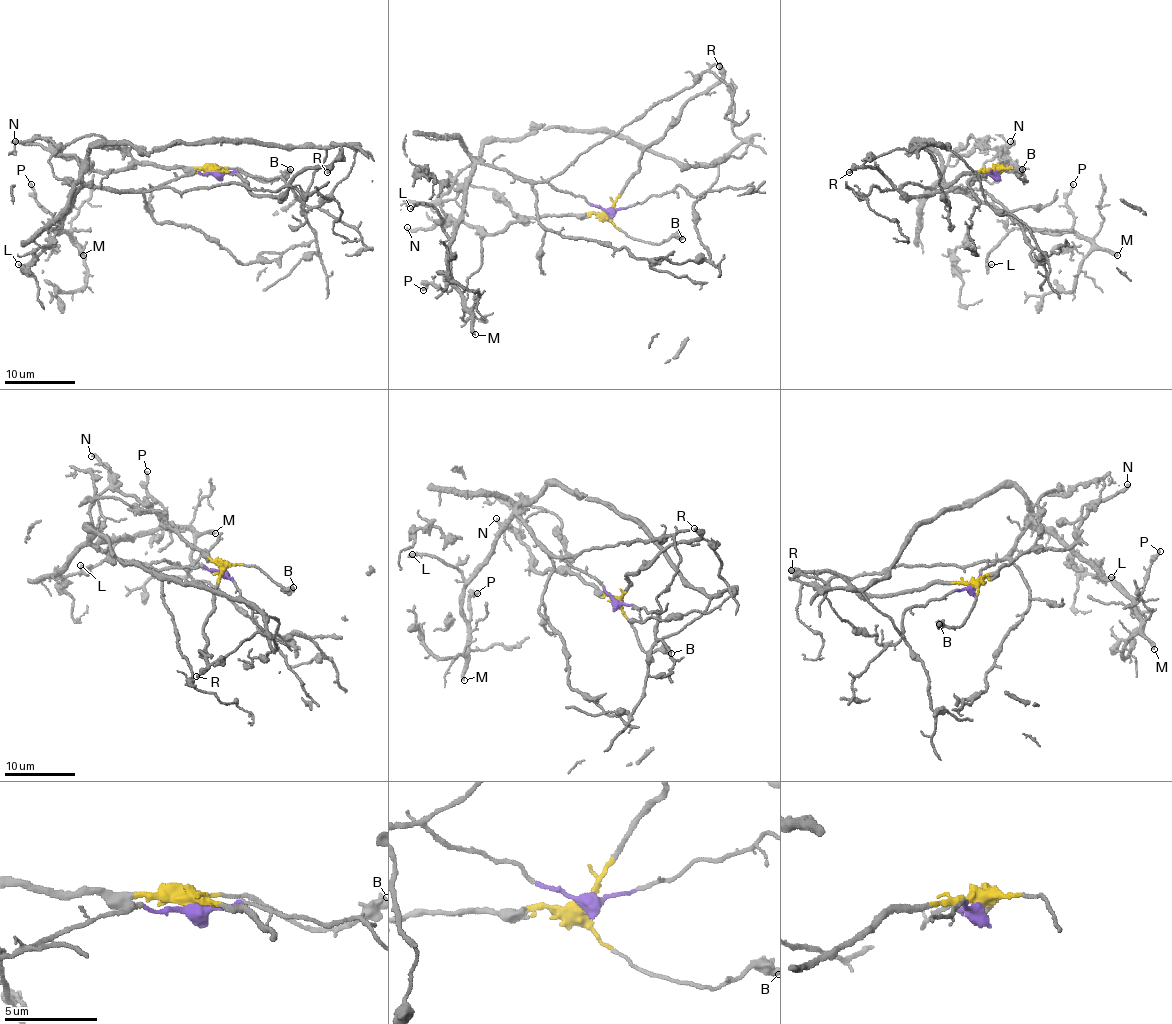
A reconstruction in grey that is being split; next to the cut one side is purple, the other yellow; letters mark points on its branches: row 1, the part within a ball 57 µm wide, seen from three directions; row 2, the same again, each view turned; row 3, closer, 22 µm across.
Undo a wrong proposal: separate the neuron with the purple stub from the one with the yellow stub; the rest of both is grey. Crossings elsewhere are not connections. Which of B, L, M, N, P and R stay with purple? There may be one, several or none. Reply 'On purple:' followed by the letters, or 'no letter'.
On purple: L, M, P

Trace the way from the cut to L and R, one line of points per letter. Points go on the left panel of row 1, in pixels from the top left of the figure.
L: (216, 171), (191, 173), (147, 191), (85, 187), (50, 231), (50, 242), (27, 263), (18, 263)
R: (216, 171), (234, 171), (254, 194), (273, 196), (280, 196), (300, 173), (330, 167), (326, 173)

